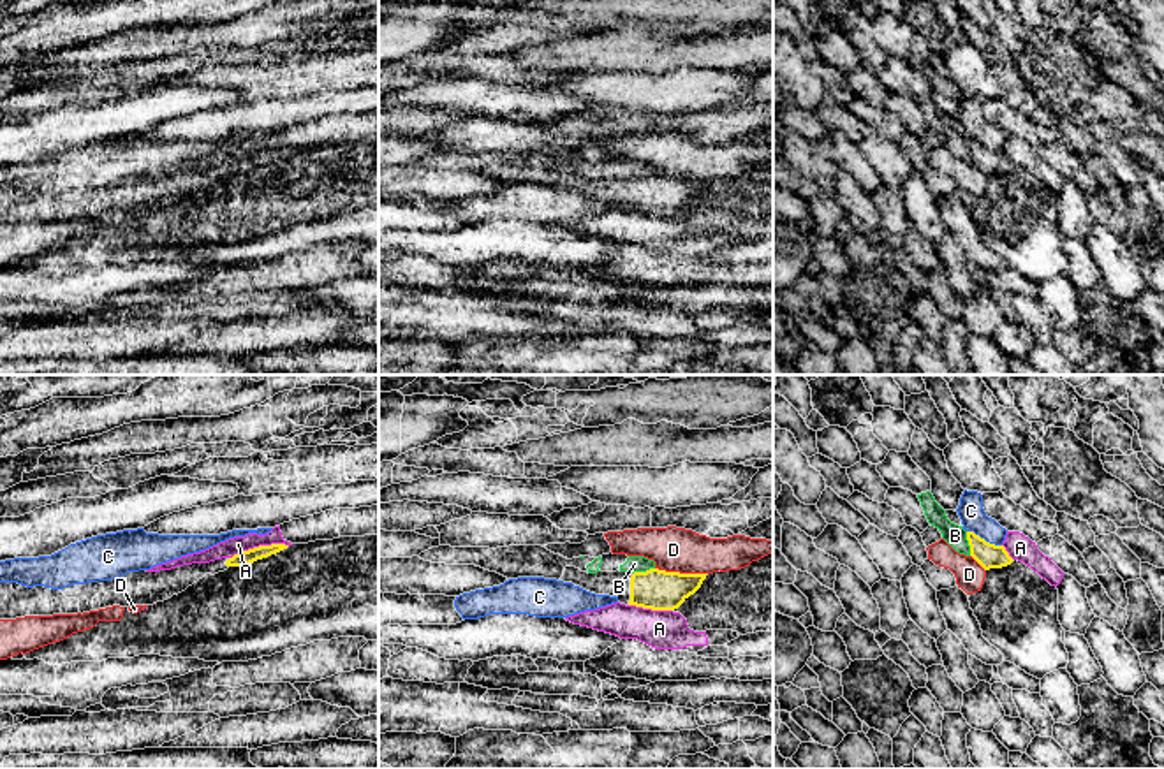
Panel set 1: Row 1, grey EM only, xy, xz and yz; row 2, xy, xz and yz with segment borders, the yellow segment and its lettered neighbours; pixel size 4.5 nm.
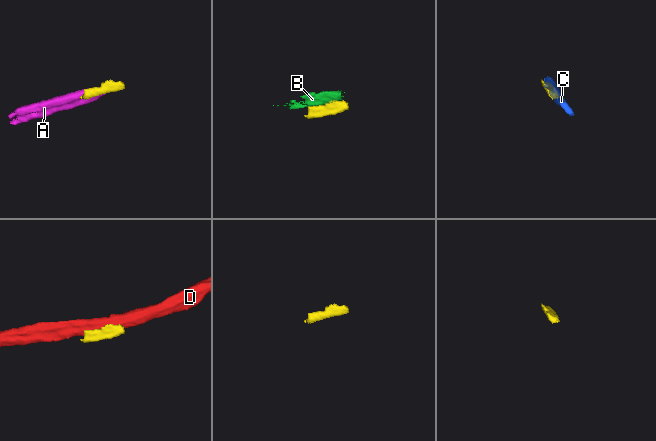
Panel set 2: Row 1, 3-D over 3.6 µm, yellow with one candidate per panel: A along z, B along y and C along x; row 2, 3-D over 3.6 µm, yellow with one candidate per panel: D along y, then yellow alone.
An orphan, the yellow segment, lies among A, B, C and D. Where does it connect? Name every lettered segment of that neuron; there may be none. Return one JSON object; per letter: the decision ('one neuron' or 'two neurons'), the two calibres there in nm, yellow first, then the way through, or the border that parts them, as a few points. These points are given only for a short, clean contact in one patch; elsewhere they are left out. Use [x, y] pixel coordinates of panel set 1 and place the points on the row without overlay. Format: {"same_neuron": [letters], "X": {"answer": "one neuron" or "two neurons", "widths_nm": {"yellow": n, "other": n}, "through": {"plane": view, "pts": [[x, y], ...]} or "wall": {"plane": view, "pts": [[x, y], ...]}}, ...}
{"same_neuron": [], "A": {"answer": "two neurons", "widths_nm": {"yellow": 70, "other": 80}, "wall": {"plane": "xy", "pts": [[287, 150], [259, 150], [229, 164]]}}, "B": {"answer": "two neurons", "widths_nm": {"yellow": 110, "other": 100}}, "C": {"answer": "two neurons", "widths_nm": {"yellow": 110, "other": 120}, "wall": {"plane": "yz", "pts": [[967, 136], [1001, 152]]}}, "D": {"answer": "two neurons", "widths_nm": {"yellow": 190, "other": 200}}}

